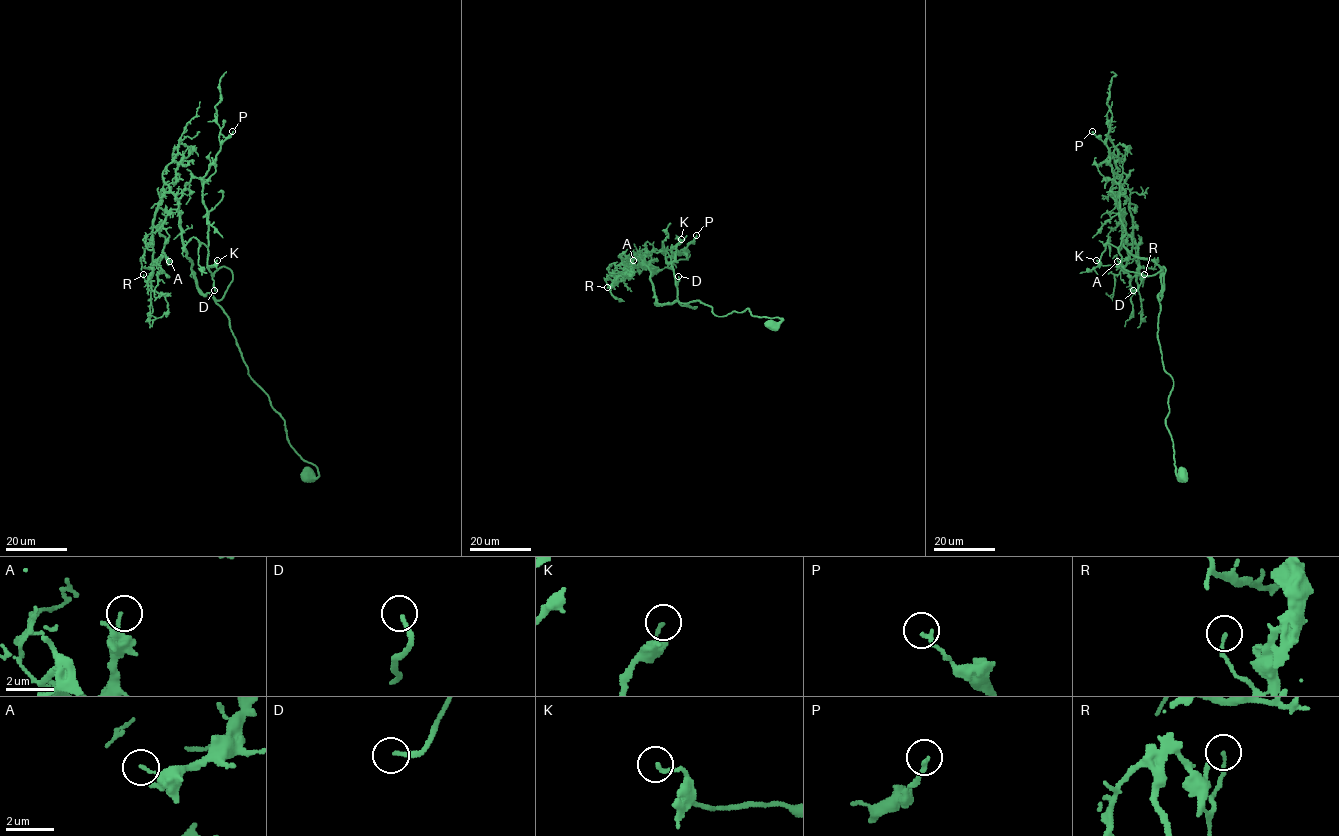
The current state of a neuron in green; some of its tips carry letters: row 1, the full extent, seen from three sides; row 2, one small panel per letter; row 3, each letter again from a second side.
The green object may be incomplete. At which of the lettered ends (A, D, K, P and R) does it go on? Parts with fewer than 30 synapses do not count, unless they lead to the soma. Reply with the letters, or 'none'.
D

